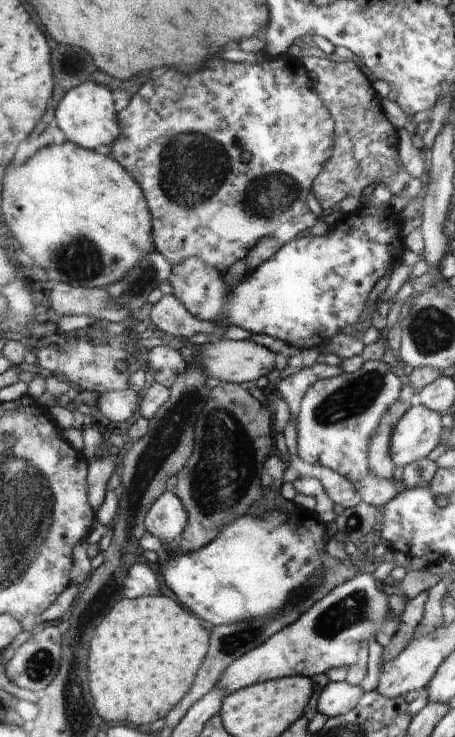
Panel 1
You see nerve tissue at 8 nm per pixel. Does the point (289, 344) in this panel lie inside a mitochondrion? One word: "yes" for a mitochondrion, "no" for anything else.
no

